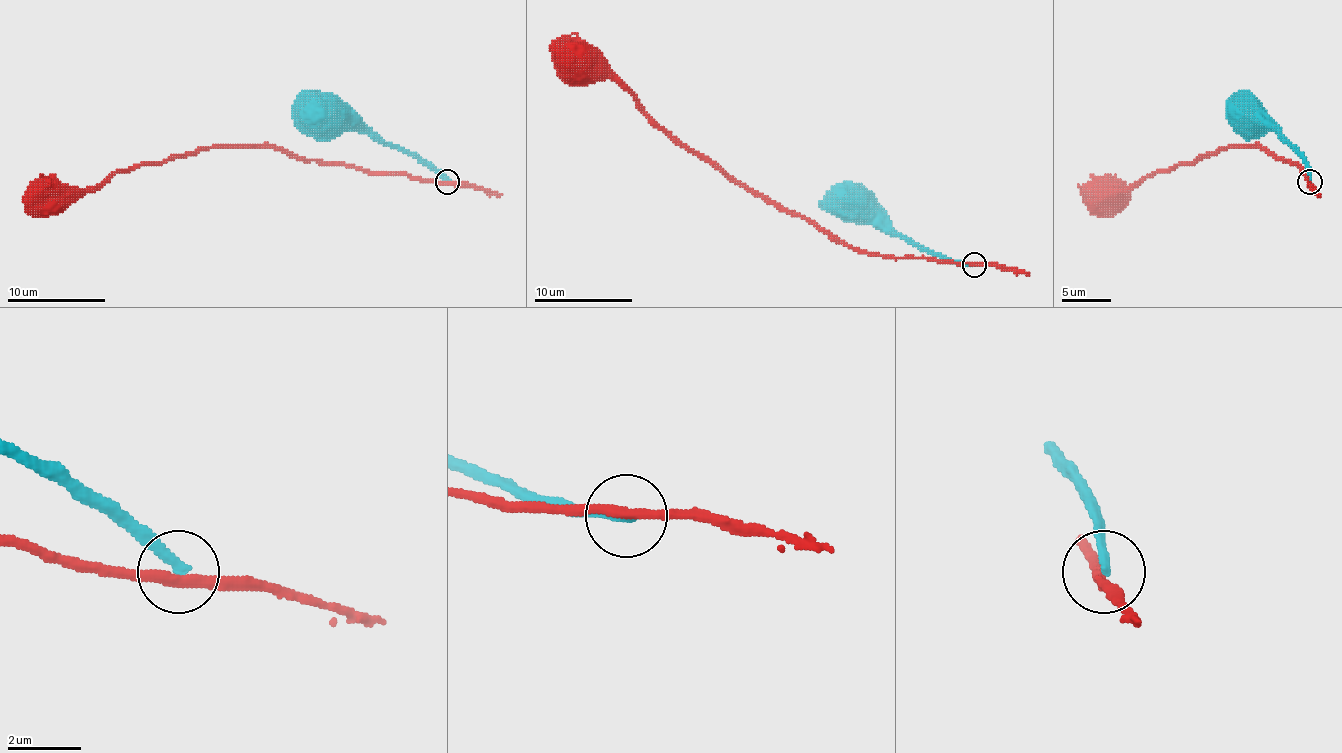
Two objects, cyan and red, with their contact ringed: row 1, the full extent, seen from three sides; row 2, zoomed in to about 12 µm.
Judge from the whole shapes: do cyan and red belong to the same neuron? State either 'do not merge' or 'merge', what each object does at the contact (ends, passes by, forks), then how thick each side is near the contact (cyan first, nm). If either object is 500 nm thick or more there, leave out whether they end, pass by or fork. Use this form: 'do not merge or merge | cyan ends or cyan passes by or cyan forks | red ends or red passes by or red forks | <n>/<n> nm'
do not merge | cyan ends | red passes by | 280/280 nm

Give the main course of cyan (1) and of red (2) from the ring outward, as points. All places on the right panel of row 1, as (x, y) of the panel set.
1: (1310, 182), (1305, 160), (1273, 128), (1251, 128), (1244, 118)
2: (1310, 182), (1298, 165), (1276, 157), (1261, 147), (1221, 147), (1197, 162), (1179, 162), (1110, 197)

